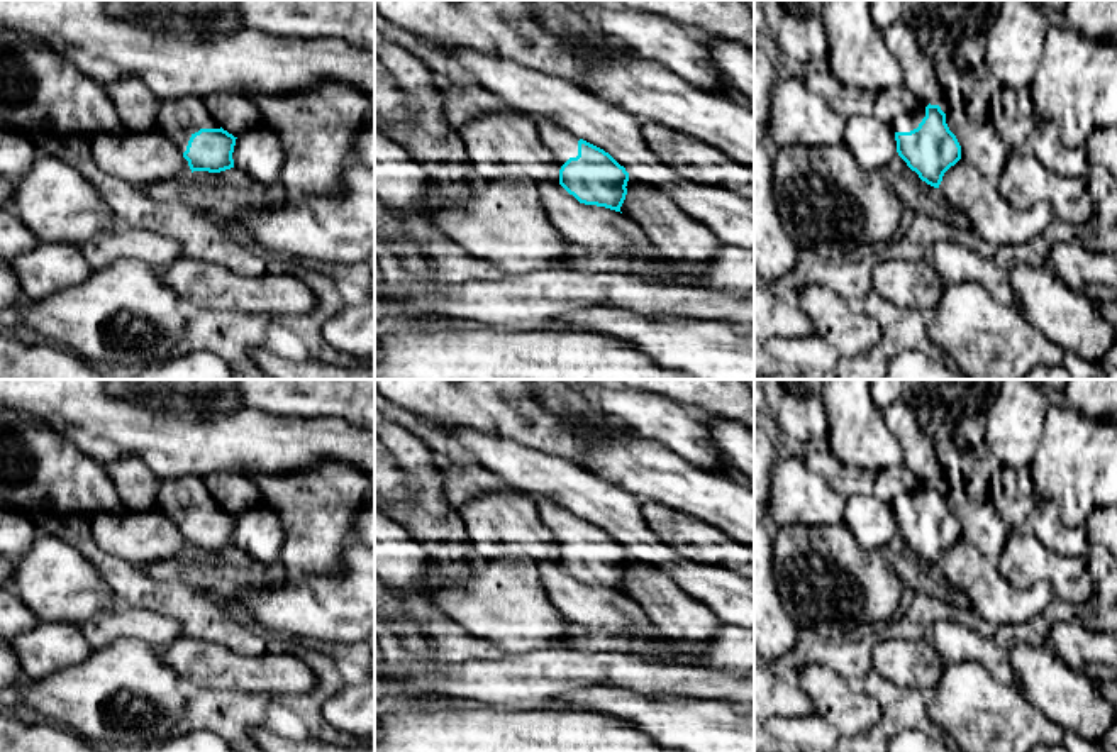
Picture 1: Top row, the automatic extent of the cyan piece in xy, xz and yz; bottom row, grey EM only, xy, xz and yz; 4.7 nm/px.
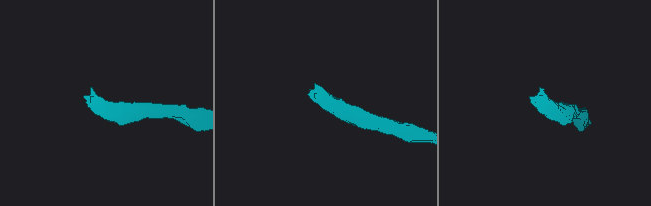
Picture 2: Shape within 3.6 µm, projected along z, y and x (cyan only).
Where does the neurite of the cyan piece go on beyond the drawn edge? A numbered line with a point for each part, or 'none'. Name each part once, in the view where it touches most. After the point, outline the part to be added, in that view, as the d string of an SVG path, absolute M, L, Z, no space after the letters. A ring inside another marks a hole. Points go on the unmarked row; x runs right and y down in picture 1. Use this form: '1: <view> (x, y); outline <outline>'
1: xy (178, 497); outline M197 474L159 476L158 506L175 522L181 534L186 530L190 517L200 508L220 508Z

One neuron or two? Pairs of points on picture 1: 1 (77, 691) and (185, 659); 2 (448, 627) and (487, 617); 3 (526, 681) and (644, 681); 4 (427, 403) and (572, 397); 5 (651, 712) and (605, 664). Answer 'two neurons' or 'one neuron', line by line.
1: two neurons
2: two neurons
3: one neuron
4: two neurons
5: two neurons

